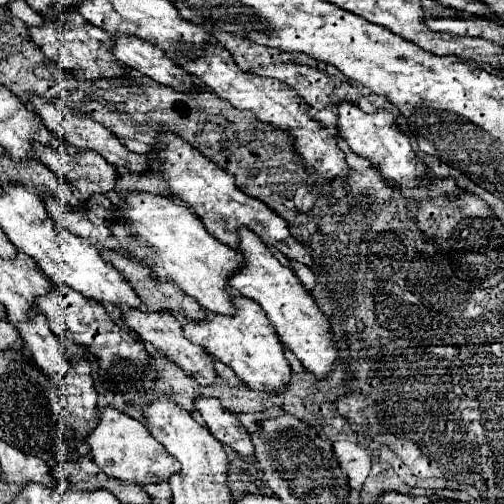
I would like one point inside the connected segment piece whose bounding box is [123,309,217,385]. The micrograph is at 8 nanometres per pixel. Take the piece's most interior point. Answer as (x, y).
(162, 330)

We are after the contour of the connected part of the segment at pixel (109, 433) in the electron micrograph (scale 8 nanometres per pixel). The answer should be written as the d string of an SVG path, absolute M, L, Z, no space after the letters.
M113 407L103 409L99 425L89 435L89 447L93 461L113 479L121 483L161 483L167 481L173 473L181 471L181 465L177 465L175 457L169 457L169 453L163 449L163 445L149 433L149 429L139 423L137 419L129 417L127 413L121 413Z

